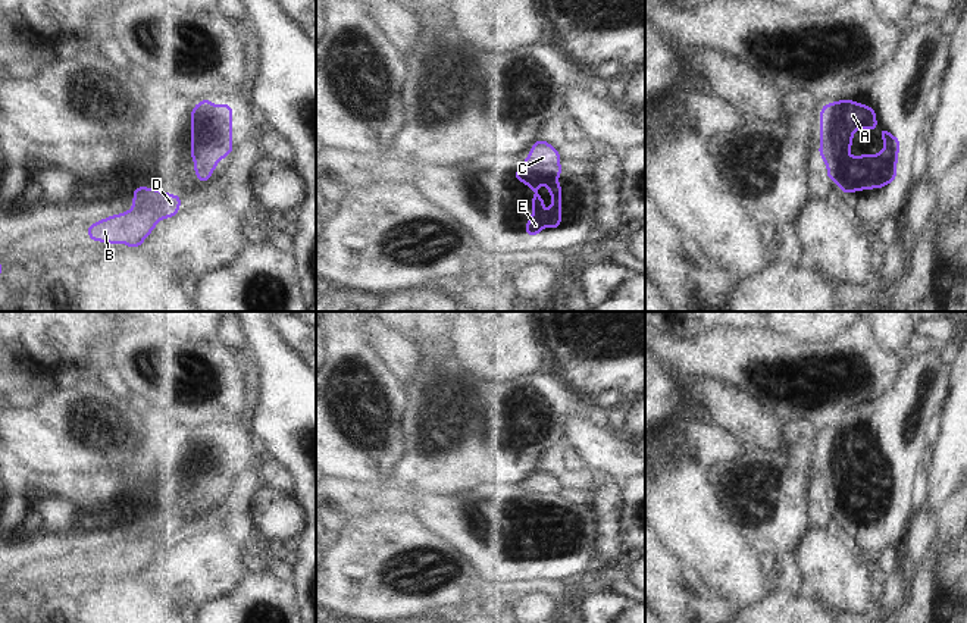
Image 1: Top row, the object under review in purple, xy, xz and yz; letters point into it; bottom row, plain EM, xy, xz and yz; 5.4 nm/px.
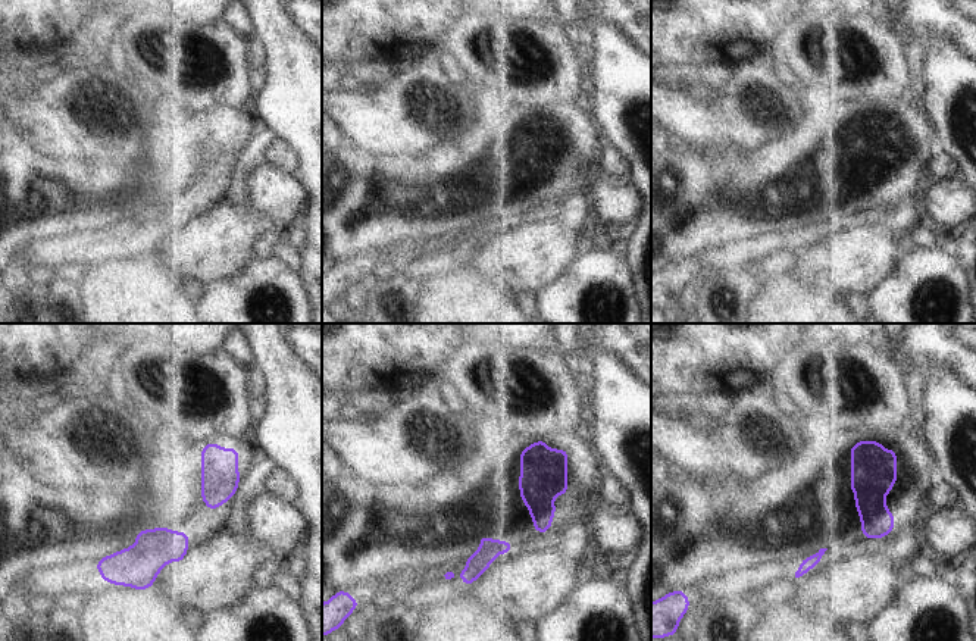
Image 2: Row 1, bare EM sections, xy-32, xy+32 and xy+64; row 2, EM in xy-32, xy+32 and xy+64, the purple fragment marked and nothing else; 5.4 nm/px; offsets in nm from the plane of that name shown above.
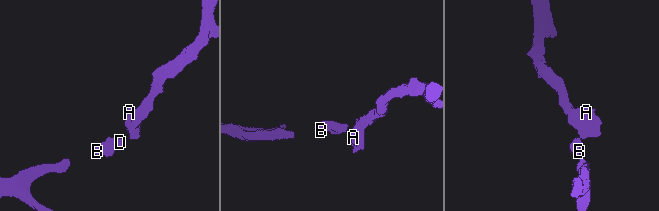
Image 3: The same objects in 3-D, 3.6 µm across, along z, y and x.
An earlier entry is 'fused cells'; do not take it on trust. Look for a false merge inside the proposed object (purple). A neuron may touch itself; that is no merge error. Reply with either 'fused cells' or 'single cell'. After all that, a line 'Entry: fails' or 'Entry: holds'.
fused cells
Entry: holds

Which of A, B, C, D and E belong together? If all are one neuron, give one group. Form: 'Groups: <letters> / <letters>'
Groups: A E / B C D.

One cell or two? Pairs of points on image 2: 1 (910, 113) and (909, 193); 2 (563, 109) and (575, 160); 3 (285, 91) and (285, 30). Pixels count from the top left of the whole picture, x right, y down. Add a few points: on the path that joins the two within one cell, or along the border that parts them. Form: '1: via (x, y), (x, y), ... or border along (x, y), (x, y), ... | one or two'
1: via (916, 133), (916, 153), (909, 174) | one
2: via (576, 122), (576, 147) | one
3: via (285, 77), (285, 44) | one

